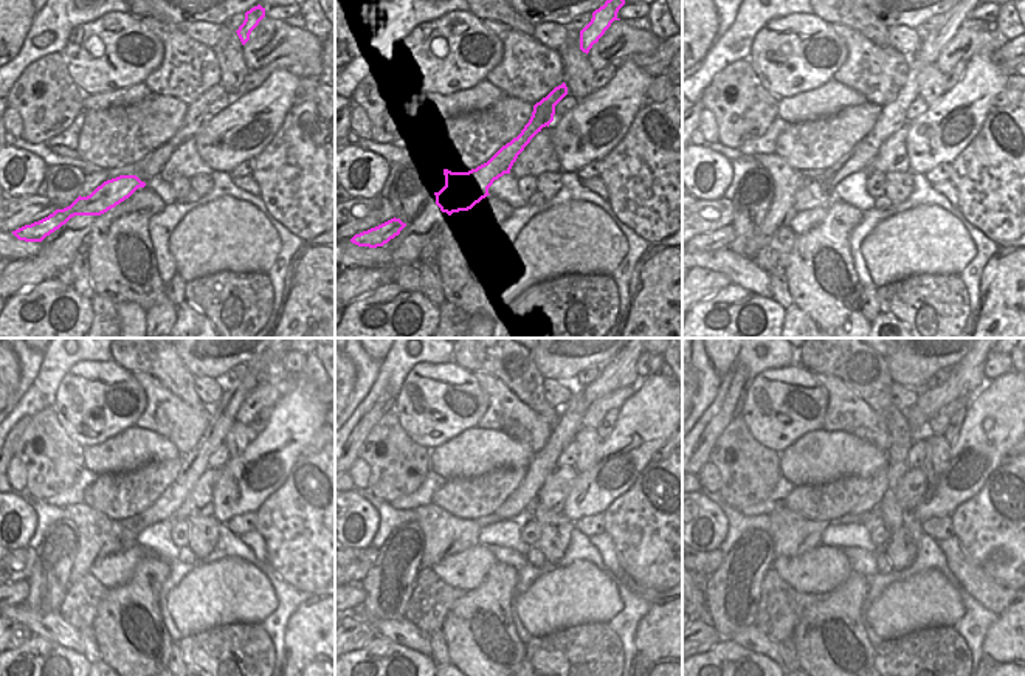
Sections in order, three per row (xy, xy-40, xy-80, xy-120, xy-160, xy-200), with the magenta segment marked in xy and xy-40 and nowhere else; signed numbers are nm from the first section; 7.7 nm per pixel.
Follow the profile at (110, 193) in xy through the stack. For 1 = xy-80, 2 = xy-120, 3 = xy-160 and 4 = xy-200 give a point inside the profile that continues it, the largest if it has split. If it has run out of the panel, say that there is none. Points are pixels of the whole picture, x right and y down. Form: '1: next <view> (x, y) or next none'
1: next xy-80 (817, 189)
2: next xy-120 (196, 462)
3: next xy-160 (517, 506)
4: next xy-200 (870, 501)

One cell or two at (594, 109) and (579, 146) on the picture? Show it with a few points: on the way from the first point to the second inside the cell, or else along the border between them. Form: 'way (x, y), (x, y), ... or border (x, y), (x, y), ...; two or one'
way (594, 118), (594, 126), (583, 137); one

